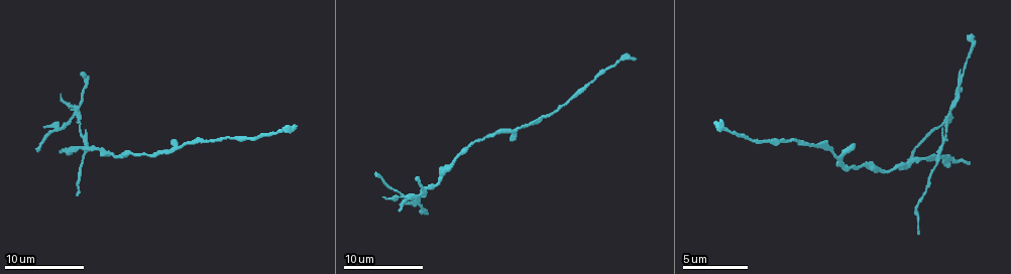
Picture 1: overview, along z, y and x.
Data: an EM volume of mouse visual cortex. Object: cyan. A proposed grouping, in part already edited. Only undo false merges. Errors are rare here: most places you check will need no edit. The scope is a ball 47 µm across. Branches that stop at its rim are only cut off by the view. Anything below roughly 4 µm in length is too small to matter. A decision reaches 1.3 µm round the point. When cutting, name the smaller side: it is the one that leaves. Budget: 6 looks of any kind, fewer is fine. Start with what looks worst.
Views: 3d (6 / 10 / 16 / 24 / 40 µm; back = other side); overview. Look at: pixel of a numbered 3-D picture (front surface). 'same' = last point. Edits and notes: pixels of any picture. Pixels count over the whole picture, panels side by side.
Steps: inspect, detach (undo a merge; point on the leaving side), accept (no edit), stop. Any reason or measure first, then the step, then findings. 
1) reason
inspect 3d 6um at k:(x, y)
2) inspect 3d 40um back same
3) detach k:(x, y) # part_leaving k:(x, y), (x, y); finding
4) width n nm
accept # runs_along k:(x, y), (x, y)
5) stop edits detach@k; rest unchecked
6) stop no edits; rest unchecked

looks like a crossing
inspect 3d 16um at 1:(938, 148)

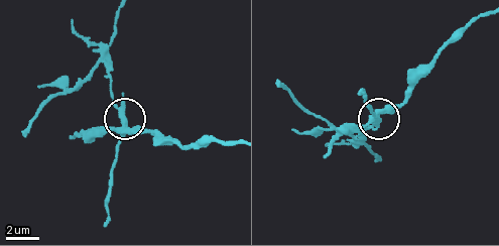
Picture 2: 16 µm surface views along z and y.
arms 5
detach 2:(118, 108) # a second neuron is stuck on

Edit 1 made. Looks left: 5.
inspect overview

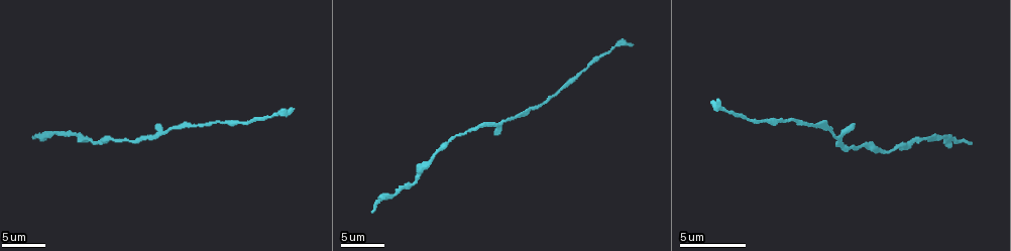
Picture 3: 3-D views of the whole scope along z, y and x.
sudden change in width
inspect 3d 10um at 3:(432, 162)

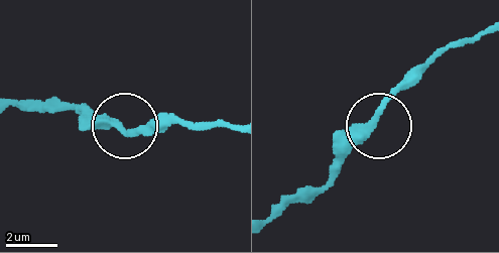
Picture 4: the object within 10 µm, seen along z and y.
from behind
inspect 3d 10um back at 4:(118, 126)

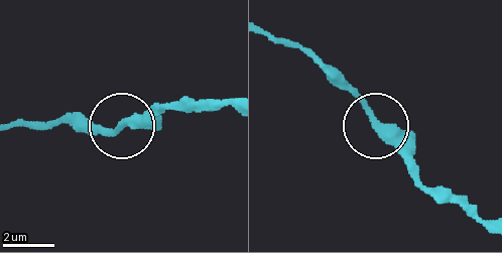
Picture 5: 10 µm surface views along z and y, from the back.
width 300 nm
accept # runs_along 5:(12, 123), (88, 123), (111, 130), (163, 113); one neuron here

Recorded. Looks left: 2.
sudden change in width
inspect 3d 10um at 3:(191, 124)

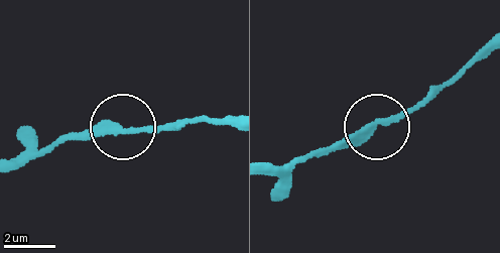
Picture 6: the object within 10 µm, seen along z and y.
from behind
inspect 3d 10um back at 6:(379, 123)

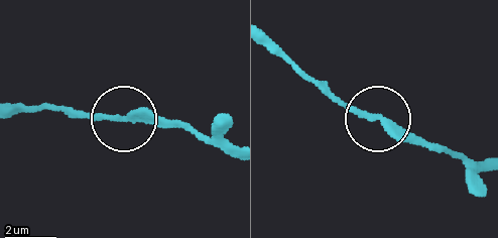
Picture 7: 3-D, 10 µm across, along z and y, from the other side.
accept # runs_along 7:(487, 167), (408, 139), (357, 111), (327, 85); one neuron here

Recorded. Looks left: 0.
stop edits detach@2; rest unchecked

